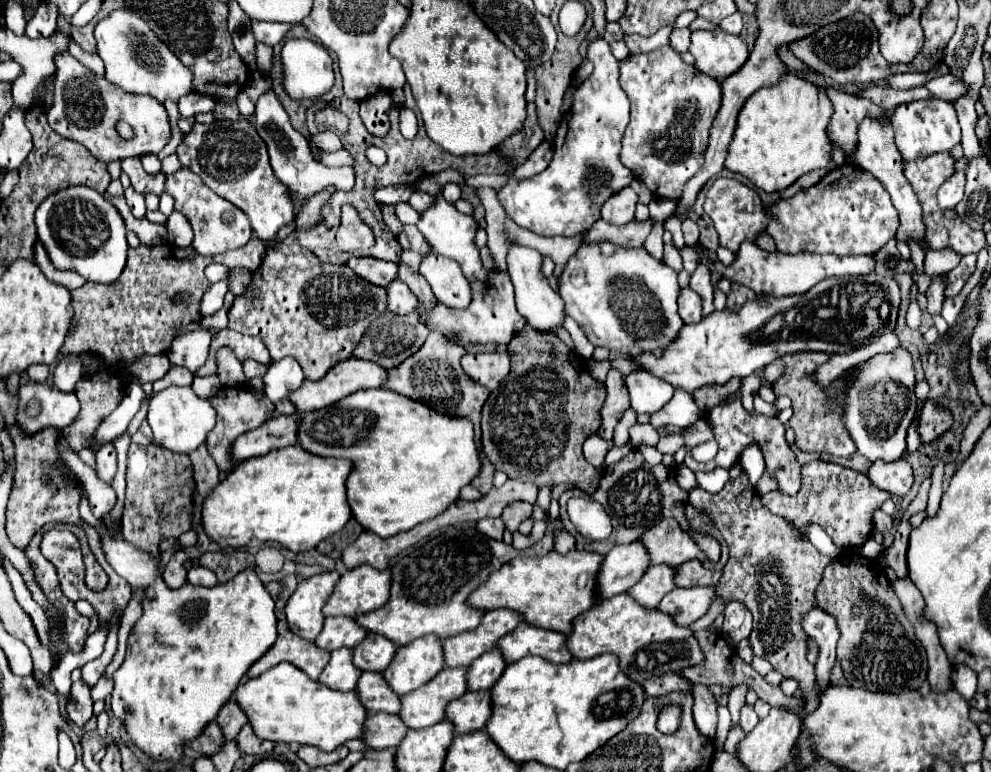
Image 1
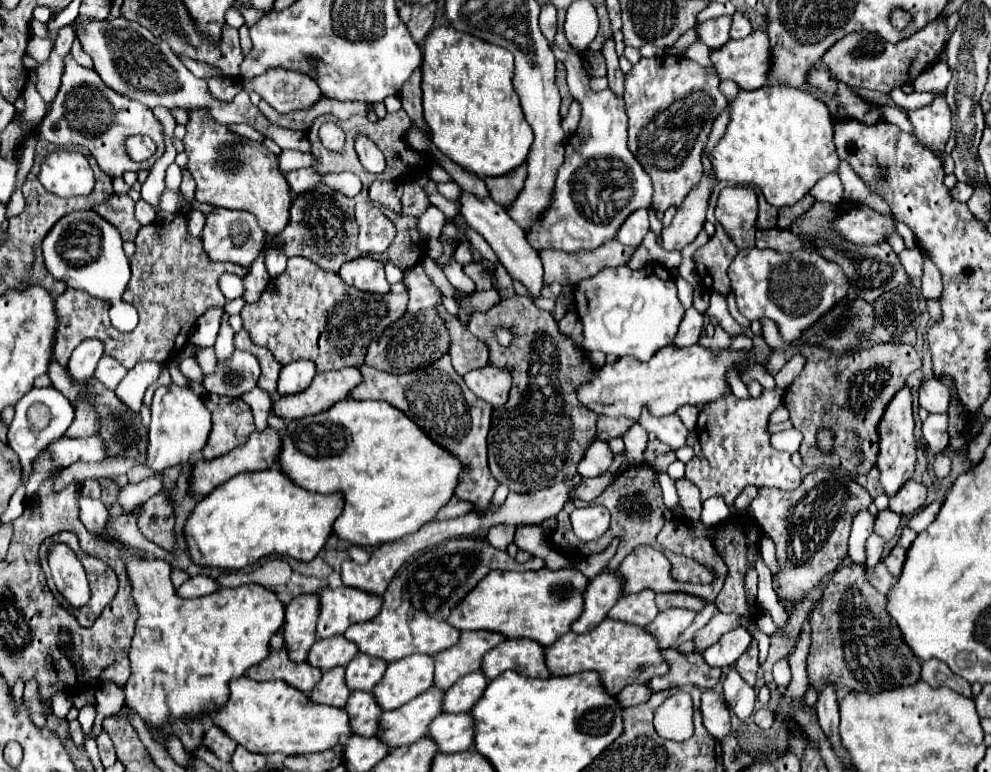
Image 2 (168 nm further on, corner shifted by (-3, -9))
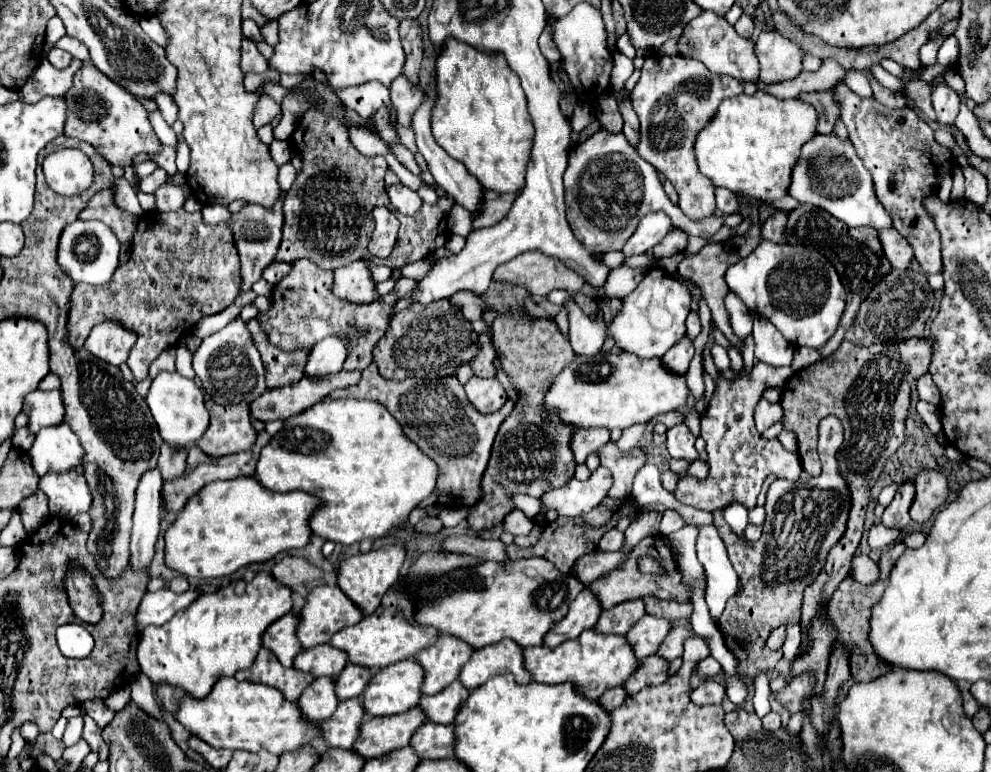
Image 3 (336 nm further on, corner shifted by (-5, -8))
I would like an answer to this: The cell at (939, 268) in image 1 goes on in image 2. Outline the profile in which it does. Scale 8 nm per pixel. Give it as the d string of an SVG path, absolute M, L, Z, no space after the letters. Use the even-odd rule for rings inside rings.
M906 247L898 255L898 259L900 259L900 263L906 269L906 273L908 273L910 279L920 279L920 275L922 275L922 255L918 255L916 247L912 247L912 249Z

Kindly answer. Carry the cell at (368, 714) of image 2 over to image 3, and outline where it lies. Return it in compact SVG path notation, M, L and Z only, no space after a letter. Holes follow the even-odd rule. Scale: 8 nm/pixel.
M360 698L342 700L338 704L338 710L328 720L322 722L324 738L328 740L330 746L350 750L360 734L362 720L364 720L364 708Z

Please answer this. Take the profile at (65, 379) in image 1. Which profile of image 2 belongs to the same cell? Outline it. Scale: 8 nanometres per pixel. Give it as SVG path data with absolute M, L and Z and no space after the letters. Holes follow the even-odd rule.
M86 339L82 341L70 361L68 361L68 369L70 369L70 375L76 379L76 381L86 381L88 377L94 375L94 369L98 365L98 361L102 359L104 355L104 345L98 341L98 339Z

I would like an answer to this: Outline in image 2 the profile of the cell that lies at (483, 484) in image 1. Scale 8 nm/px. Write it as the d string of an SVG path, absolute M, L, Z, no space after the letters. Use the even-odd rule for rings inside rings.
M444 355L428 369L398 375L398 377L386 375L368 365L362 365L360 373L362 373L362 381L358 387L350 391L350 399L358 399L358 401L380 399L390 403L392 407L400 409L406 417L414 419L414 423L434 443L438 443L440 447L450 451L454 457L458 457L460 463L472 463L470 471L460 477L454 495L478 507L488 505L498 487L498 481L490 475L490 469L488 469L488 449L486 449L492 407L490 403L482 403L482 399L474 397L468 391L464 379L454 371L450 357Z

